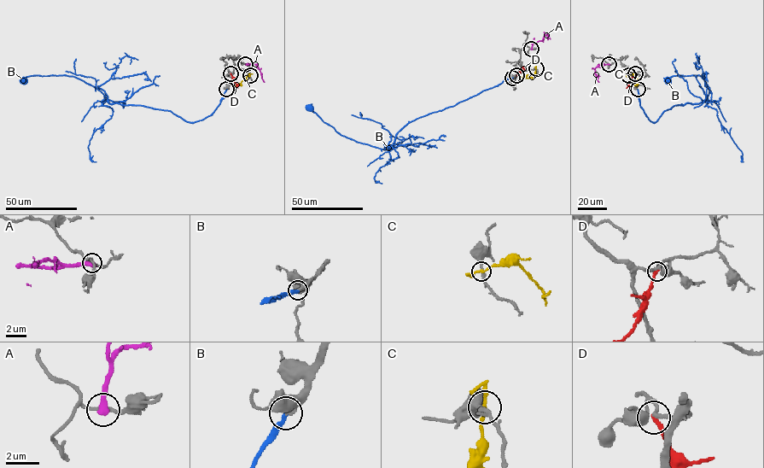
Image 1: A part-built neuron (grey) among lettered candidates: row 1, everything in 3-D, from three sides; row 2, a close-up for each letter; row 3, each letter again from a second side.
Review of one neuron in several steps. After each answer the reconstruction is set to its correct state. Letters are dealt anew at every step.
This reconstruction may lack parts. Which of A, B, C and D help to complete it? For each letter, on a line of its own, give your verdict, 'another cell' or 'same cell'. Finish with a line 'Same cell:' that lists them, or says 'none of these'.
A: another cell
B: same cell
C: another cell
D: another cell
Same cell: B

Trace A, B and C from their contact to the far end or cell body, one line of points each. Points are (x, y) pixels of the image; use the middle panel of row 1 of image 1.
A: (531, 49), (533, 43), (542, 41), (545, 35), (547, 38), (547, 35)
B: (512, 78), (453, 106), (407, 123), (396, 134), (392, 149), (380, 149), (341, 136), (306, 106)
C: (535, 68), (531, 77), (521, 77)

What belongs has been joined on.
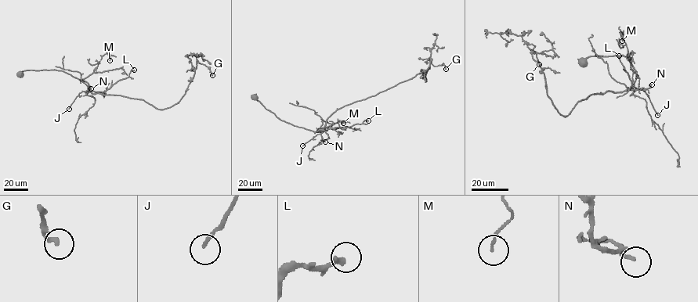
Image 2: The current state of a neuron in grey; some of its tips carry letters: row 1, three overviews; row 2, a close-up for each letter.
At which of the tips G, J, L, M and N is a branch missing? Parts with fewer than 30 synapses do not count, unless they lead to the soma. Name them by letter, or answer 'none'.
none

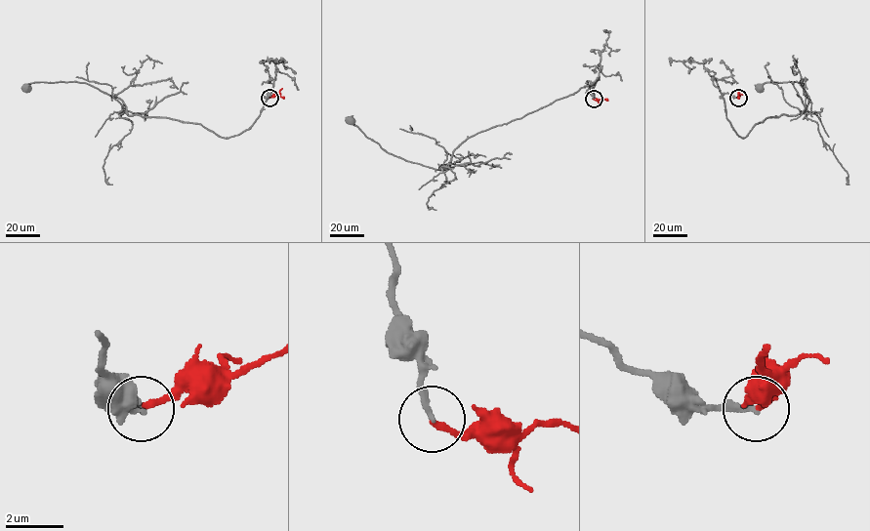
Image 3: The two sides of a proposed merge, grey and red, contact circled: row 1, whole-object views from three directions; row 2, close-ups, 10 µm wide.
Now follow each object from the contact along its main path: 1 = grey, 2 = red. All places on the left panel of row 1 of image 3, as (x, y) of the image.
1: (269, 98), (247, 129), (223, 138), (197, 123), (130, 115), (119, 99), (85, 83), (34, 82), (26, 89)
2: (269, 98), (278, 94), (284, 97)

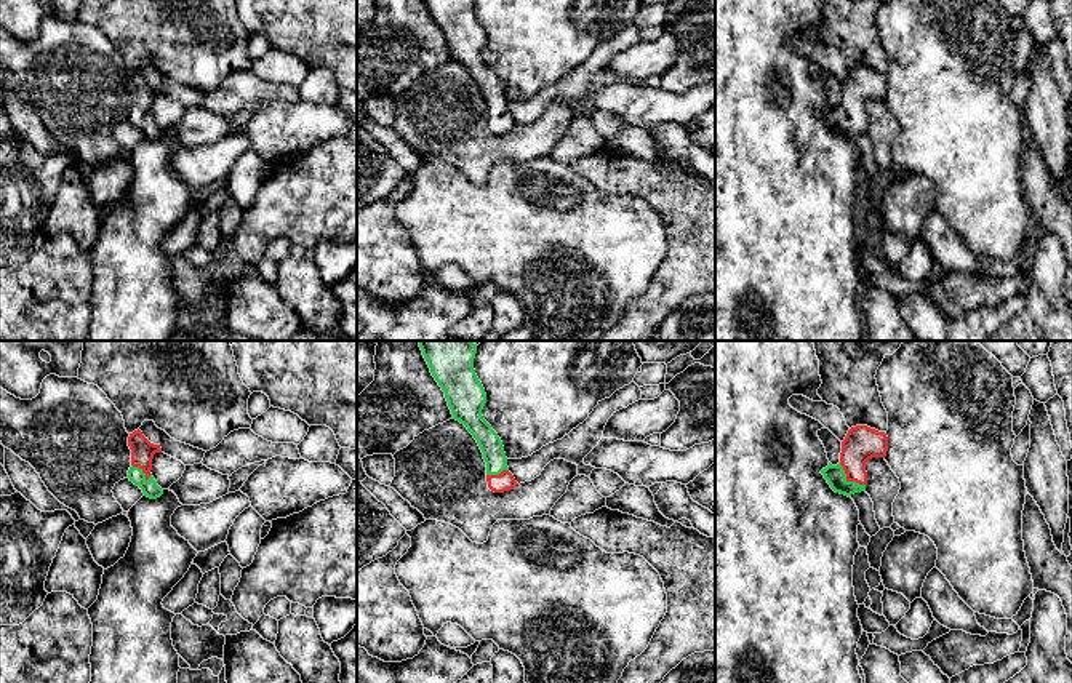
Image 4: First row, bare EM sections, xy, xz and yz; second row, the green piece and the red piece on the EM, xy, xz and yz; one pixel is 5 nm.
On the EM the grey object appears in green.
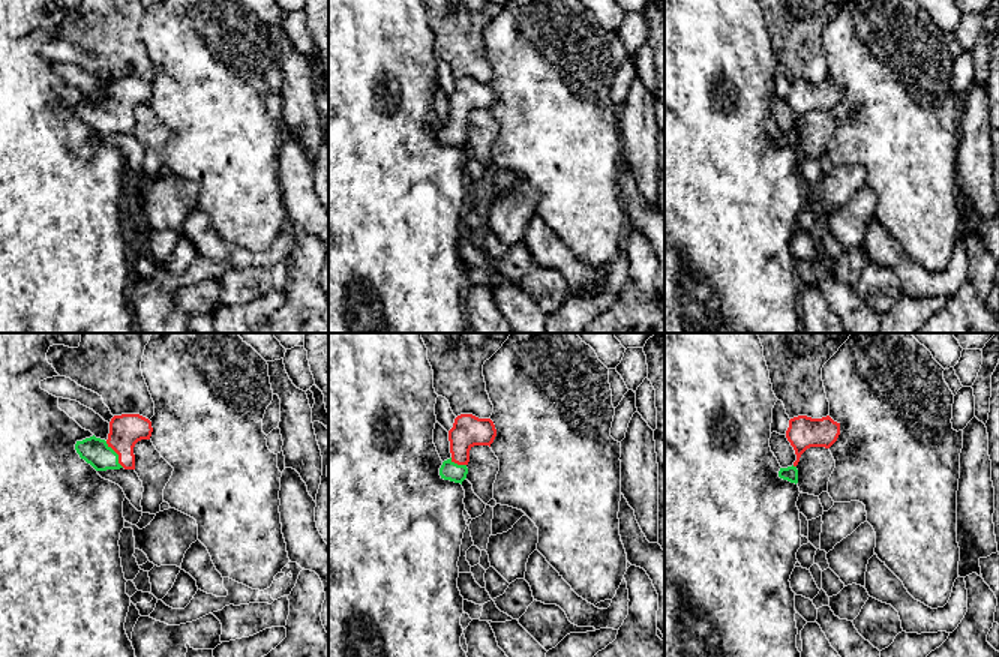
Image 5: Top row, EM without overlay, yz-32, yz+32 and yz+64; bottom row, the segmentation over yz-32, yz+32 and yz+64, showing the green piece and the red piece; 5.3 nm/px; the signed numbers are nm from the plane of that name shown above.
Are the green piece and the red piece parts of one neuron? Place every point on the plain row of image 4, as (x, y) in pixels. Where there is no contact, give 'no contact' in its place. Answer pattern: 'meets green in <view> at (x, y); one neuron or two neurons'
meets green in yz at (848, 123); one neuron

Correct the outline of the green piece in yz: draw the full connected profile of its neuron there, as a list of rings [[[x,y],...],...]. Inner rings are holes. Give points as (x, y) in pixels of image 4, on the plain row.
[[[867,67],[851,69],[842,83],[840,104],[821,112],[835,134],[851,138],[866,133],[866,104],[872,99],[885,99],[888,78]]]

